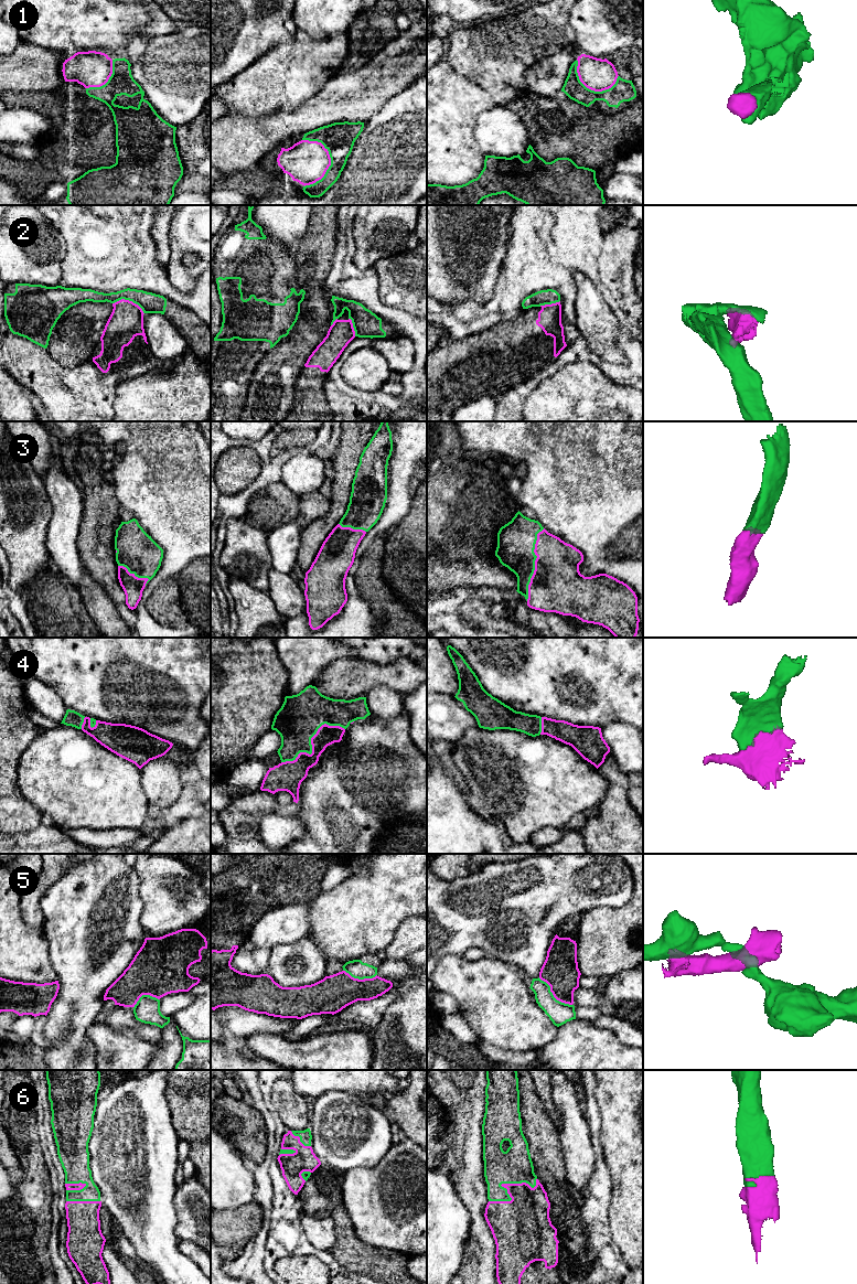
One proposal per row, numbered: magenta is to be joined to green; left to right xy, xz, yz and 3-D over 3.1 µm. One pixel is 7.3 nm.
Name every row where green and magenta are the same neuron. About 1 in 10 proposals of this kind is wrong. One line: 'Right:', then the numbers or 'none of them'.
Right: 1, 3, 4, 6

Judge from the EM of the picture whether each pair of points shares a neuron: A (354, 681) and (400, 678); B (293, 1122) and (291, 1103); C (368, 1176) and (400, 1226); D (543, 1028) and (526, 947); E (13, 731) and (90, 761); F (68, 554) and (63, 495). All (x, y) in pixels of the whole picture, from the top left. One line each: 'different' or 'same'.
A: same
B: same
C: same
D: different
E: different
F: same

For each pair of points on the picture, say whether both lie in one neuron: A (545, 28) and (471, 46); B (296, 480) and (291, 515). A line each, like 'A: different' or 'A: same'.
A: same
B: different

